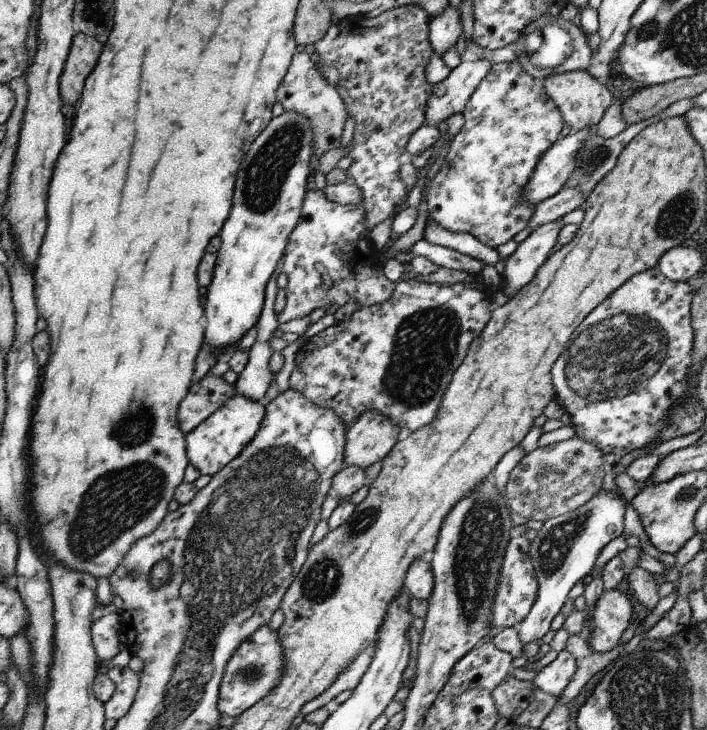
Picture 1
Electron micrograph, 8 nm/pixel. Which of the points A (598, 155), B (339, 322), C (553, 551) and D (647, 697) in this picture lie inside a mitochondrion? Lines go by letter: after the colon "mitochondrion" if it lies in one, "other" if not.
A: mitochondrion
B: other
C: mitochondrion
D: mitochondrion

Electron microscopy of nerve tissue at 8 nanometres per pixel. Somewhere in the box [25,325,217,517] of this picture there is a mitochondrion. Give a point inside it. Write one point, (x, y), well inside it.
(134, 425)

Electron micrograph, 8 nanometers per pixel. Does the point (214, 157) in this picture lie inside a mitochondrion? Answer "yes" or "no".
no

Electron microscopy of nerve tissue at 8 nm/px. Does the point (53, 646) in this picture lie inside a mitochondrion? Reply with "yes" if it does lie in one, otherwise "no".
no

